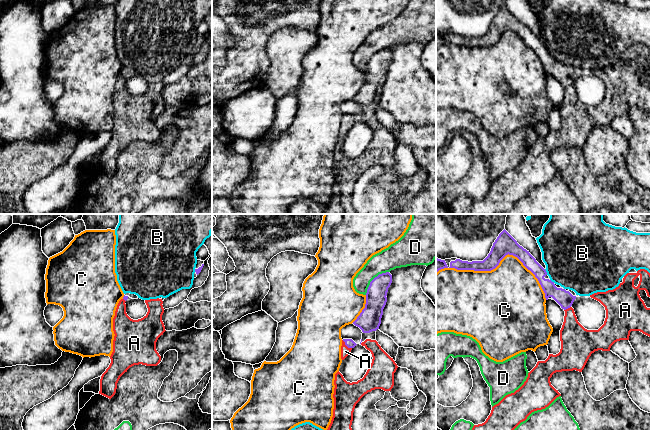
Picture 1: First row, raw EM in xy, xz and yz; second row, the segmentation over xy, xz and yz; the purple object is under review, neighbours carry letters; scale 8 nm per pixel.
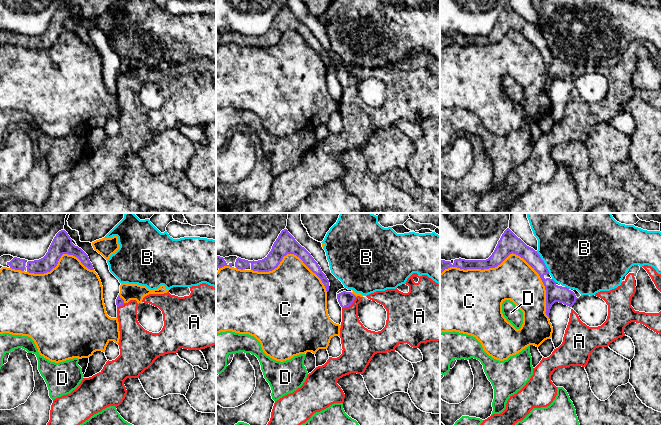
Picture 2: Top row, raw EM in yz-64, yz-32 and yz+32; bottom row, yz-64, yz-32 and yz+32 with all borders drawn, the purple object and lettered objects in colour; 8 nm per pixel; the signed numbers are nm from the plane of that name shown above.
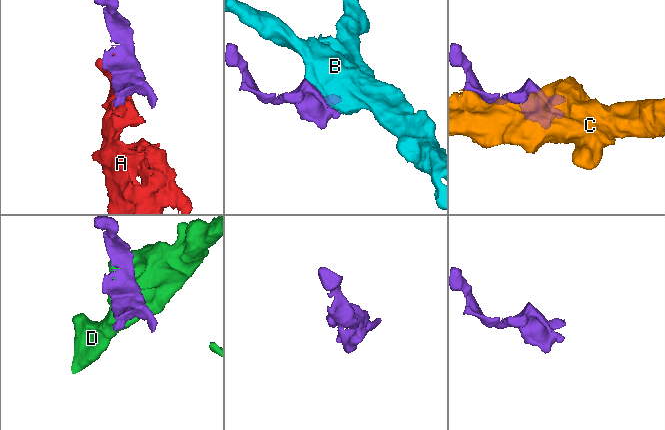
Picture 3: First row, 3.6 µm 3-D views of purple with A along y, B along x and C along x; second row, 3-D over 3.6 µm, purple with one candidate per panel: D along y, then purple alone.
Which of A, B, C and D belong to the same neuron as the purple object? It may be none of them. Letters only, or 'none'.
A

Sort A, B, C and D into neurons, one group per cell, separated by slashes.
A / B / C / D

